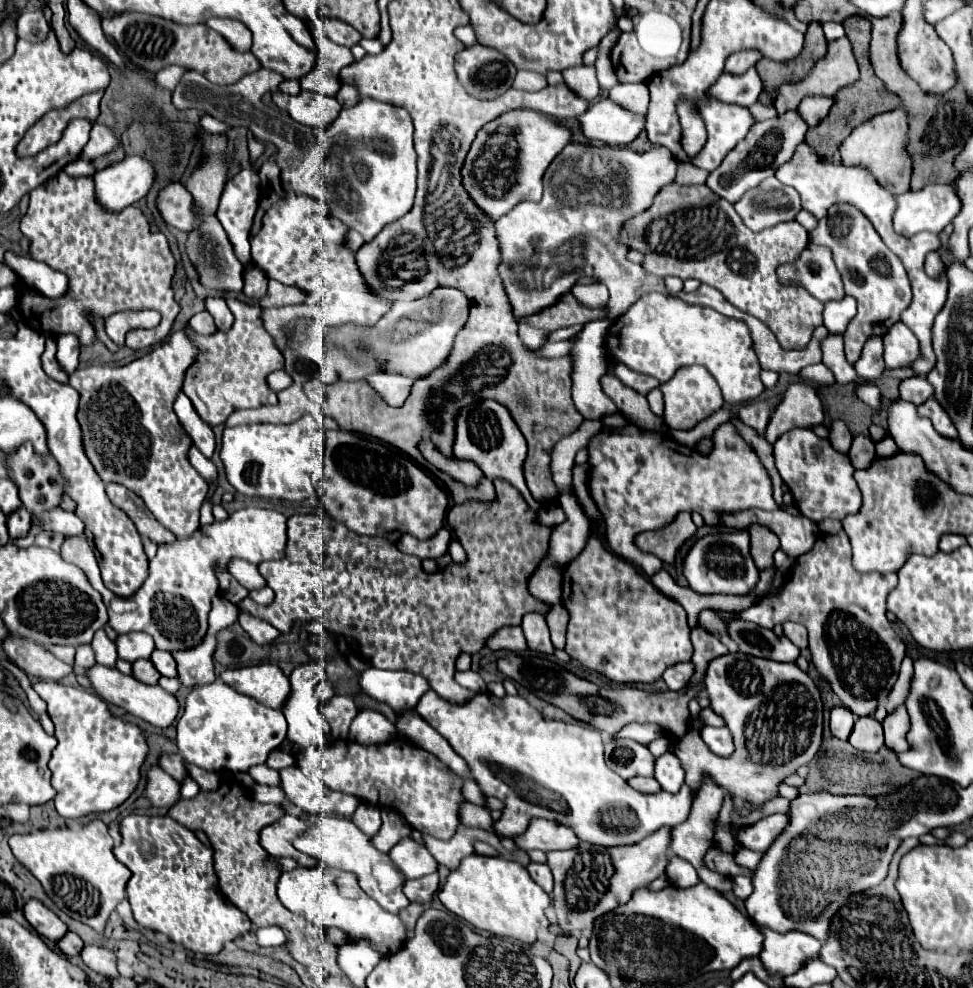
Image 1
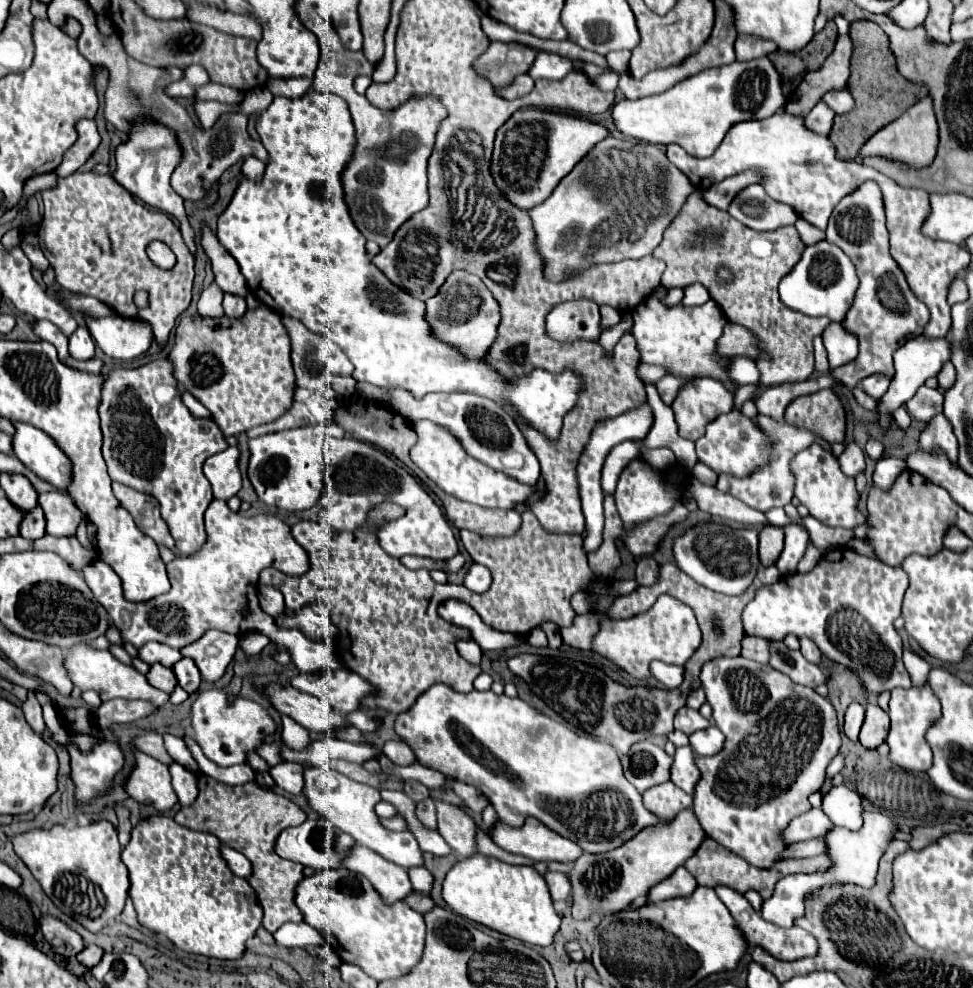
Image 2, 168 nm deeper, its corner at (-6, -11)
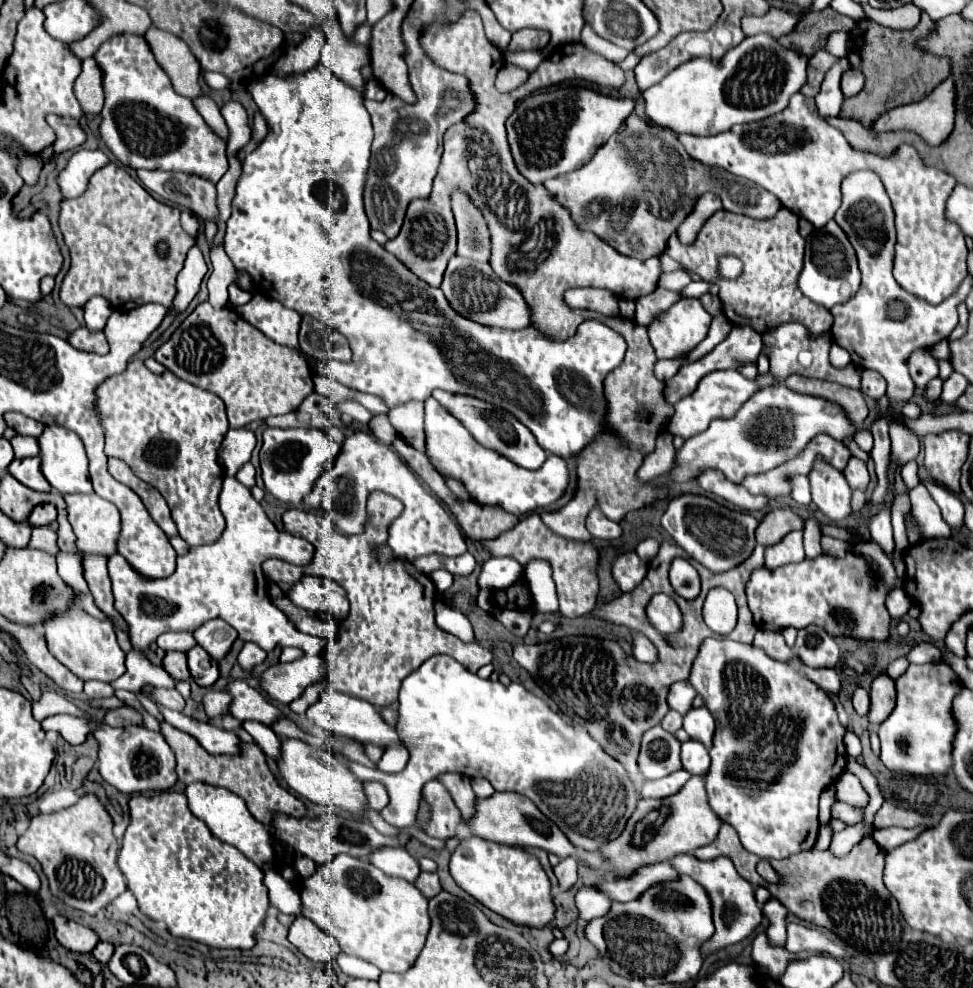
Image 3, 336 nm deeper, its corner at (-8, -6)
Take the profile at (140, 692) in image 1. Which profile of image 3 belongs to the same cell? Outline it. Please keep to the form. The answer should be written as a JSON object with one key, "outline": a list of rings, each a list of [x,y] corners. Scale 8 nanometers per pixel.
{"outline":[[[69,603],[65,611],[55,611],[51,617],[47,617],[43,621],[43,629],[49,651],[83,681],[97,679],[111,683],[125,673],[125,653],[117,643],[115,627],[111,621],[99,621],[87,615],[77,603]]]}

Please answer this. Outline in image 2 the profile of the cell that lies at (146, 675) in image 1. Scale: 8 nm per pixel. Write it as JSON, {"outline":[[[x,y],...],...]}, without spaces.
{"outline":[[[153,664],[151,670],[147,672],[147,682],[157,688],[157,690],[163,690],[167,694],[173,692],[173,688],[177,686],[177,680],[175,680],[175,674],[171,672],[171,668],[165,668],[161,664]]]}

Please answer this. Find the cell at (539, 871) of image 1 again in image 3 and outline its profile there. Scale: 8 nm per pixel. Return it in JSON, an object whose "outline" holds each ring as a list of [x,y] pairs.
{"outline":[[[573,855],[565,857],[565,859],[559,861],[559,865],[553,867],[553,871],[555,871],[557,879],[559,879],[559,889],[567,891],[577,881],[577,859]]]}

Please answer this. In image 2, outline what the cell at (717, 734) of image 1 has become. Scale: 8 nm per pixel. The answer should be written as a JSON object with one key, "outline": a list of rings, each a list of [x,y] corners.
{"outline":[[[711,726],[703,732],[695,732],[689,736],[689,742],[691,742],[691,748],[701,754],[701,756],[713,756],[717,752],[723,750],[723,744],[725,744],[725,736],[719,732],[719,728]]]}

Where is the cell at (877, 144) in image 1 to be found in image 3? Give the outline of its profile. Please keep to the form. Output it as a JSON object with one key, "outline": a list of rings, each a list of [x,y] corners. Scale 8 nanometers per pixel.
{"outline":[[[949,77],[947,81],[939,83],[939,87],[933,89],[931,95],[927,95],[925,99],[921,99],[917,103],[909,103],[909,105],[899,105],[899,107],[885,111],[873,123],[873,129],[875,131],[901,131],[901,129],[905,129],[905,131],[913,131],[919,137],[923,137],[929,145],[939,145],[951,135],[951,131],[955,127],[955,99],[957,99],[955,79]]]}

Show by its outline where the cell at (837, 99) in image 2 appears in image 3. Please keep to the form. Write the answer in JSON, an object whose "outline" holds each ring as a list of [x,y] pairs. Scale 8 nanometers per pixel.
{"outline":[[[849,69],[845,71],[843,79],[841,79],[841,89],[843,89],[843,95],[845,97],[851,97],[851,95],[857,95],[857,91],[861,91],[865,83],[865,77],[859,69]]]}

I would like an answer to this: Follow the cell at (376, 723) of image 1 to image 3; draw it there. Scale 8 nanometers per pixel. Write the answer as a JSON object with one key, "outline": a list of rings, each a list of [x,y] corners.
{"outline":[[[235,679],[235,681],[227,683],[225,691],[231,695],[229,713],[235,715],[239,721],[261,719],[261,723],[271,725],[273,721],[283,717],[283,713],[275,705],[271,705],[257,689],[253,689],[243,679]]]}

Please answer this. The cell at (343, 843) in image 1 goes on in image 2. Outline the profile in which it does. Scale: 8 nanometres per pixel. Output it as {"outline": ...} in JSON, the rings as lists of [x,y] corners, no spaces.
{"outline":[[[353,846],[347,852],[347,856],[341,860],[341,866],[351,872],[363,874],[379,892],[385,904],[395,904],[411,894],[411,882],[407,872],[391,864],[389,860],[383,860],[379,854],[371,852],[369,848]]]}

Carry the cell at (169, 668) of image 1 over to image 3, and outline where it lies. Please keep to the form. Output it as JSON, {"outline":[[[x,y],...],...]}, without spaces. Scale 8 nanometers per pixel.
{"outline":[[[195,645],[189,653],[189,671],[191,671],[191,677],[201,685],[201,687],[209,687],[217,681],[219,677],[219,663],[215,659],[209,657],[209,653],[201,647],[201,645]]]}

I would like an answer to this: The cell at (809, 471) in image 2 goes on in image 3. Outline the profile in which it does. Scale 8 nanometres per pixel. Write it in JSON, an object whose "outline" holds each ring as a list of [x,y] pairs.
{"outline":[[[819,459],[819,463],[813,465],[809,479],[811,479],[813,503],[829,521],[837,523],[837,521],[843,521],[851,515],[851,487],[849,487],[849,483],[845,483],[845,477],[841,471],[837,471],[835,467],[827,467],[827,463],[821,463],[821,459]]]}

